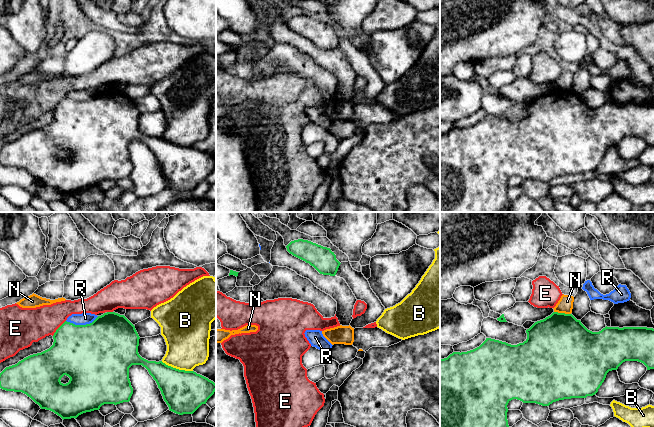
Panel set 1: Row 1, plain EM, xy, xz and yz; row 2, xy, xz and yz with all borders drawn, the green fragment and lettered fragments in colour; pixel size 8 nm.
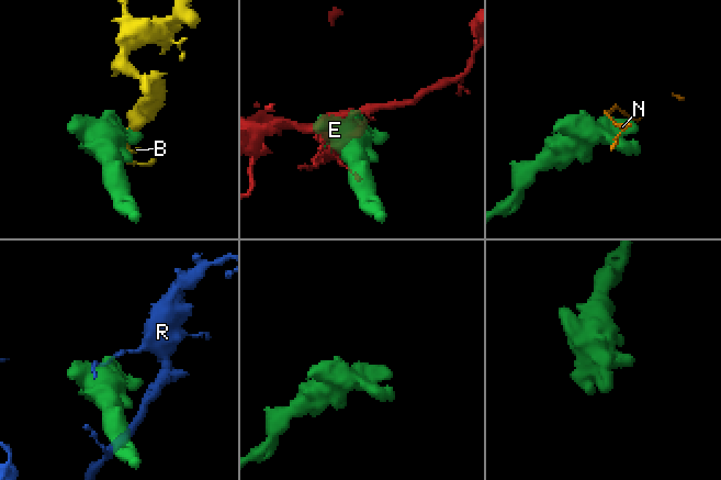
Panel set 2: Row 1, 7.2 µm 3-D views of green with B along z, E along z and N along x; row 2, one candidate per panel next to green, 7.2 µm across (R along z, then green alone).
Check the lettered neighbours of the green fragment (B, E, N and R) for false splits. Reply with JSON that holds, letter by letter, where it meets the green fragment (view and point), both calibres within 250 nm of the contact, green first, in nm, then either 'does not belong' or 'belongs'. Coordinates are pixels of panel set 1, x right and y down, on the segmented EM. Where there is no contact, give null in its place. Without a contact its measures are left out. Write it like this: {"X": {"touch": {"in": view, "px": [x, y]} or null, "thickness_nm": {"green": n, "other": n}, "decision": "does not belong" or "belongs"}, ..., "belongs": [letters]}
{"B": {"touch": {"in": "xy", "px": [177, 369]}, "thickness_nm": {"green": 340, "other": 340}, "decision": "does not belong"}, "E": {"touch": {"in": "xy", "px": [58, 328]}, "thickness_nm": {"green": 440, "other": 280}, "decision": "does not belong"}, "N": {"touch": {"in": "yz", "px": [562, 313]}, "thickness_nm": {"green": 480, "other": 130}, "decision": "does not belong"}, "R": {"touch": {"in": "xy", "px": [82, 325]}, "thickness_nm": {"green": 500, "other": 100}, "decision": "does not belong"}, "belongs": []}

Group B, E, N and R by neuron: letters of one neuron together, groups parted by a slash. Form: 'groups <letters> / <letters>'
groups B / E / N / R

